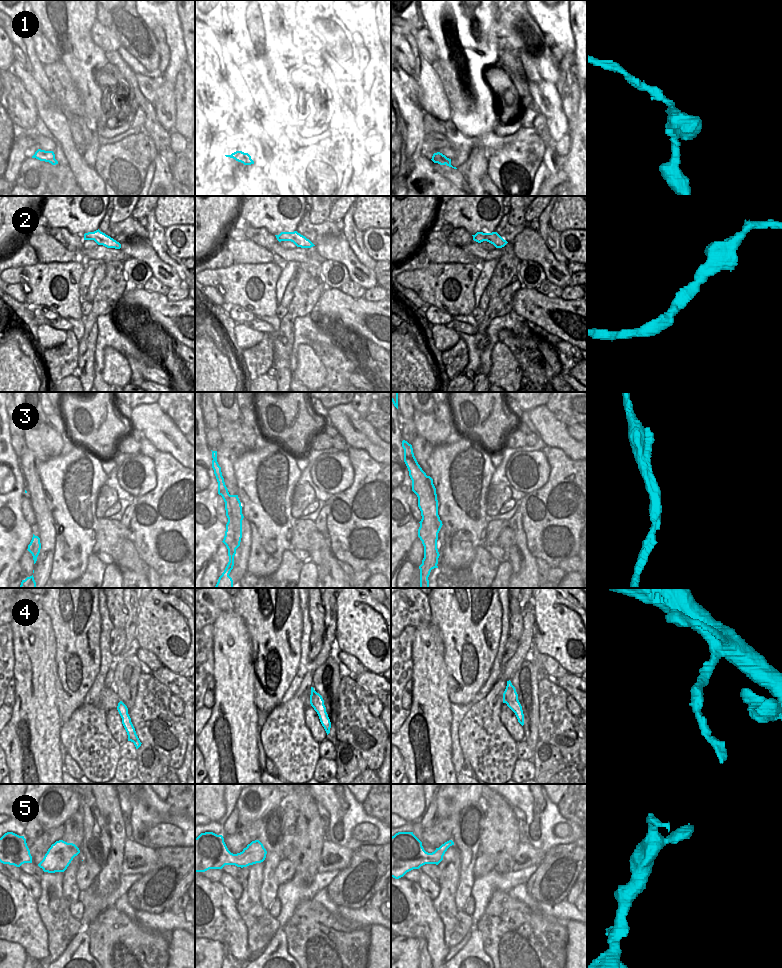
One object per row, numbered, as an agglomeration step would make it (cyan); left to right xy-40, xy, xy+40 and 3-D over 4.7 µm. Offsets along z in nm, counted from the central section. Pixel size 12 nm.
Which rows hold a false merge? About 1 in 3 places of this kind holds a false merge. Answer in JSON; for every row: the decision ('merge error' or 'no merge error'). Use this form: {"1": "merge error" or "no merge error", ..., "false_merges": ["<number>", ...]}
{"1": "no merge error", "2": "no merge error", "3": "no merge error", "4": "no merge error", "5": "no merge error", "false_merges": []}

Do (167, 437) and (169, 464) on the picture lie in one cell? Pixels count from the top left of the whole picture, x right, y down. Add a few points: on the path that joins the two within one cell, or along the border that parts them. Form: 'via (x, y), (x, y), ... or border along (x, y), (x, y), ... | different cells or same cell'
border along (157, 450), (170, 453), (184, 466) | different cells

